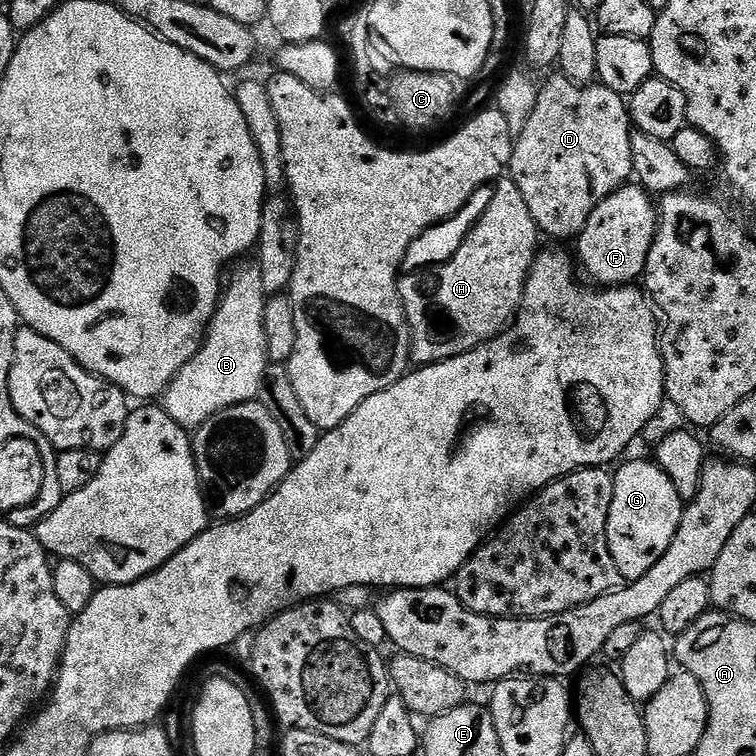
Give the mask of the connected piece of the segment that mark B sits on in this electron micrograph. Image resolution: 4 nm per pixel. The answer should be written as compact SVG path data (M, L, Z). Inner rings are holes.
M250 266L230 280L223 289L220 305L216 308L212 323L208 326L208 335L204 337L204 344L198 354L194 354L194 358L190 358L190 362L178 370L178 374L162 393L162 406L166 414L170 414L174 422L189 430L199 428L211 416L230 406L256 400L264 371L270 363L266 354L266 295L262 274L256 266Z

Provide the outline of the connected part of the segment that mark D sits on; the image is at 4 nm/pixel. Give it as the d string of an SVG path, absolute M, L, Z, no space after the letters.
M555 74L536 94L536 105L526 126L515 137L512 146L510 178L522 190L522 199L534 218L537 229L556 240L579 237L590 214L612 192L633 179L630 138L634 131L625 97L599 82L587 86L575 84L563 74Z

